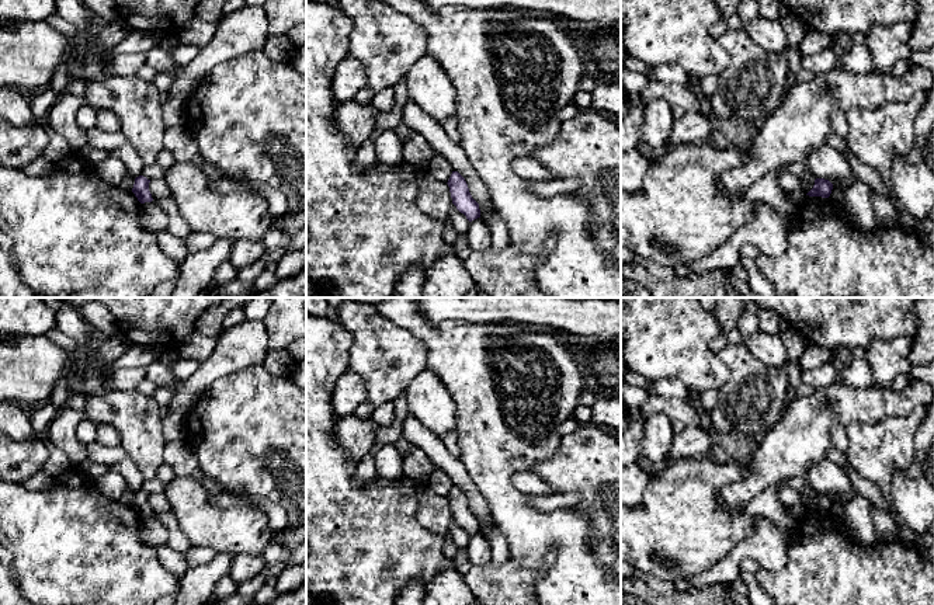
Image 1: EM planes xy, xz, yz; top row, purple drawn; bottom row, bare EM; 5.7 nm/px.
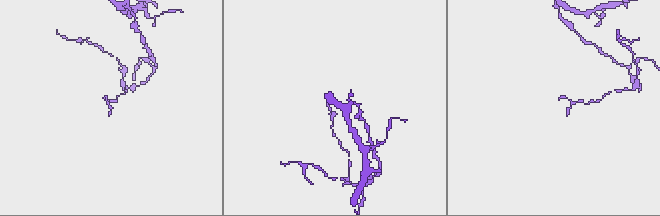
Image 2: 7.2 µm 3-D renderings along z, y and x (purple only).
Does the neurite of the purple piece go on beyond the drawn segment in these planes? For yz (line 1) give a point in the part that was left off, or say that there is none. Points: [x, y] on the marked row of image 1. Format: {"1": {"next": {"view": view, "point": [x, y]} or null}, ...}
{"1": {"next": null}}

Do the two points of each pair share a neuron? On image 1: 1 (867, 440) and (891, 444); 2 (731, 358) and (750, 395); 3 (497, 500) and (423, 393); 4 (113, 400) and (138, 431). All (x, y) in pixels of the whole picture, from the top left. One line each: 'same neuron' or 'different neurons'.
1: same neuron
2: same neuron
3: different neurons
4: same neuron

